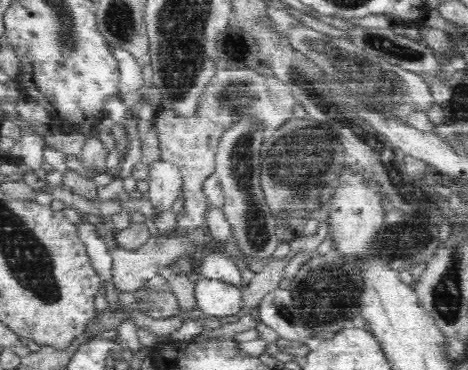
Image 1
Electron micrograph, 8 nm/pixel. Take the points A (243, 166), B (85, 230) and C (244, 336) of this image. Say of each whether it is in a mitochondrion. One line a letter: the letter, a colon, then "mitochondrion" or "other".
A: mitochondrion
B: other
C: other

